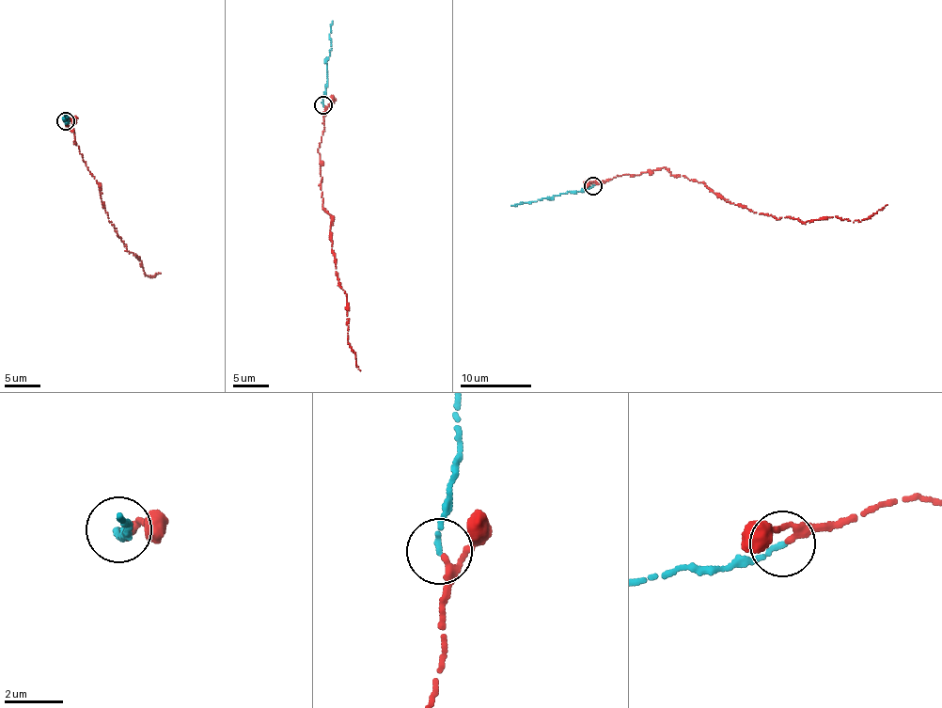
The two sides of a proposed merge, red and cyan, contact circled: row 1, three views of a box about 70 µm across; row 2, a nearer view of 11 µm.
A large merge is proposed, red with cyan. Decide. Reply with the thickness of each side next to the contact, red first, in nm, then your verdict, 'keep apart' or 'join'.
calibres 220 and 170 nm; join

